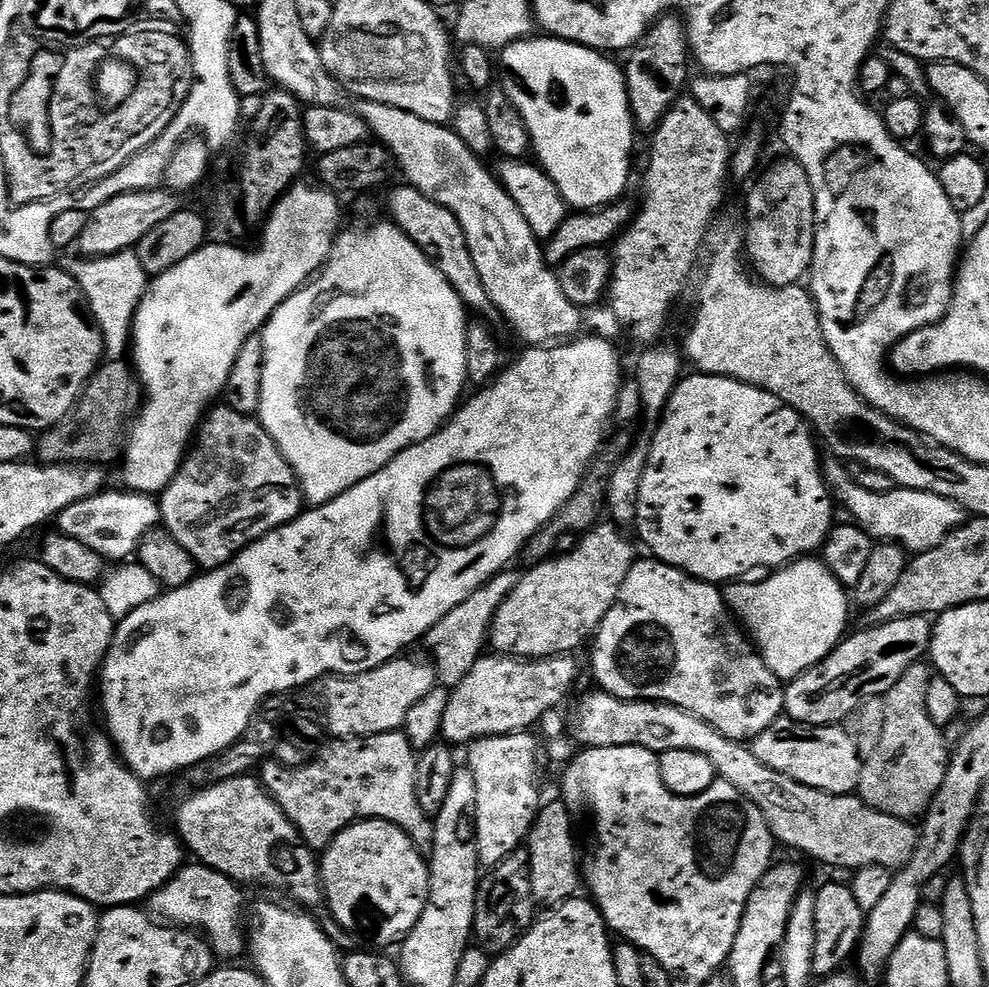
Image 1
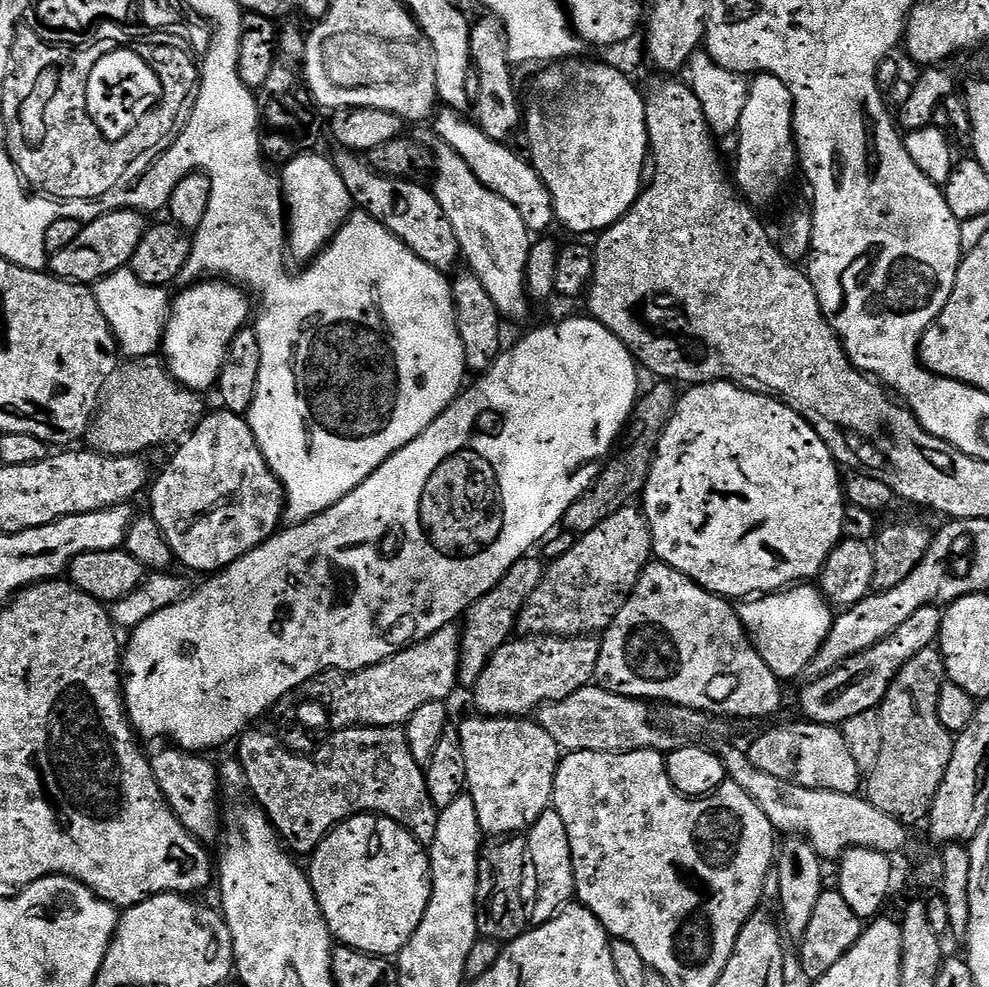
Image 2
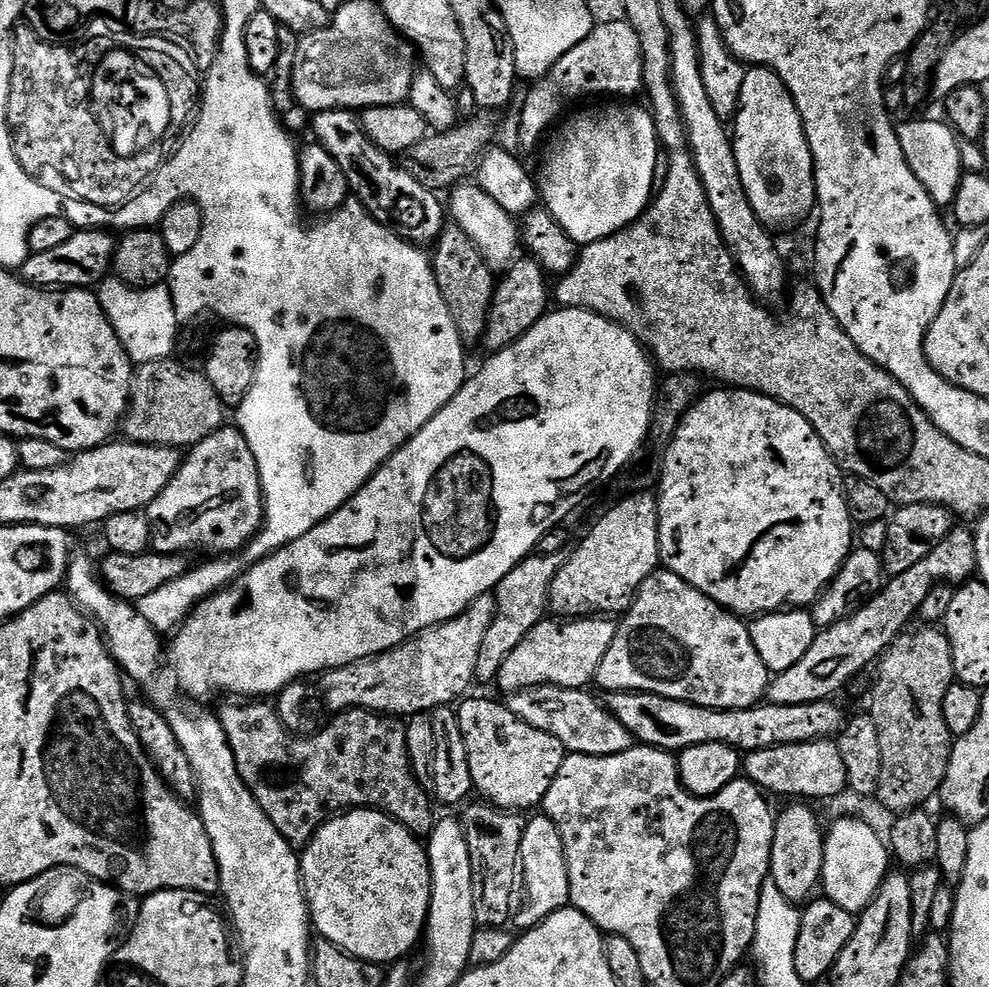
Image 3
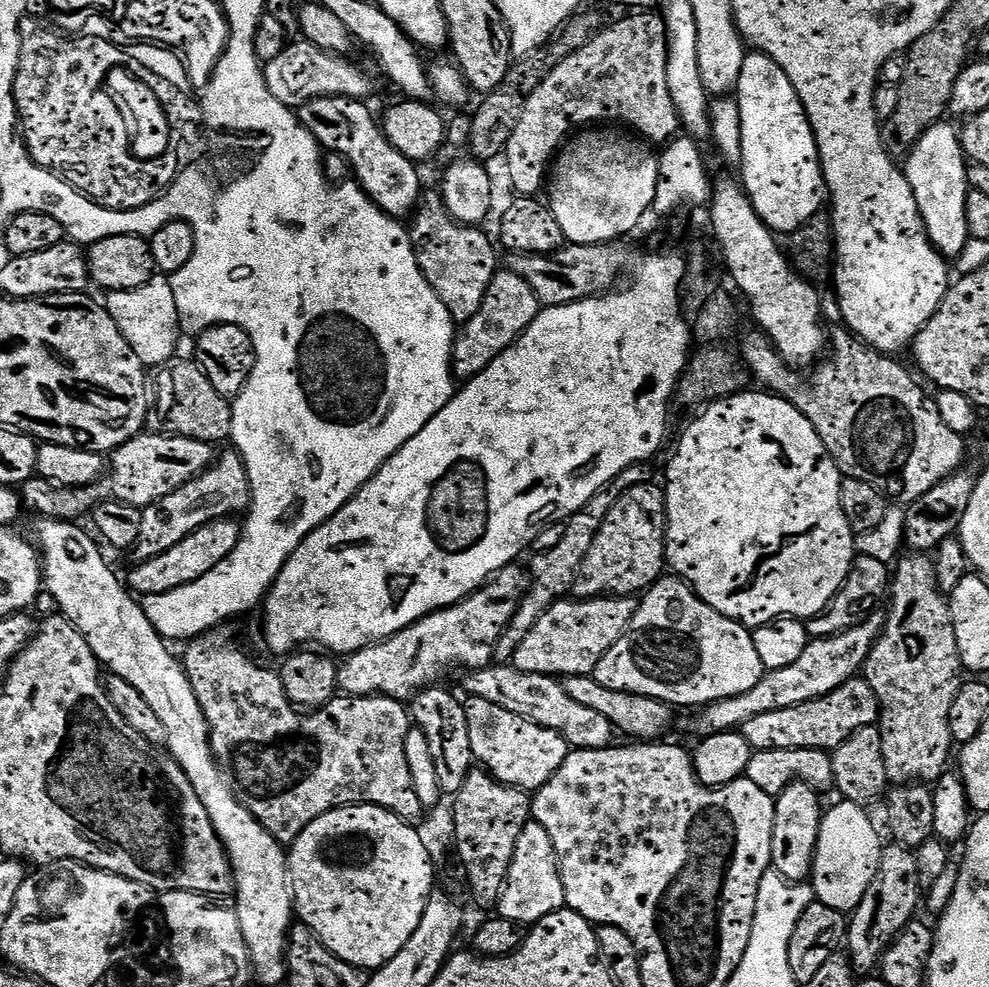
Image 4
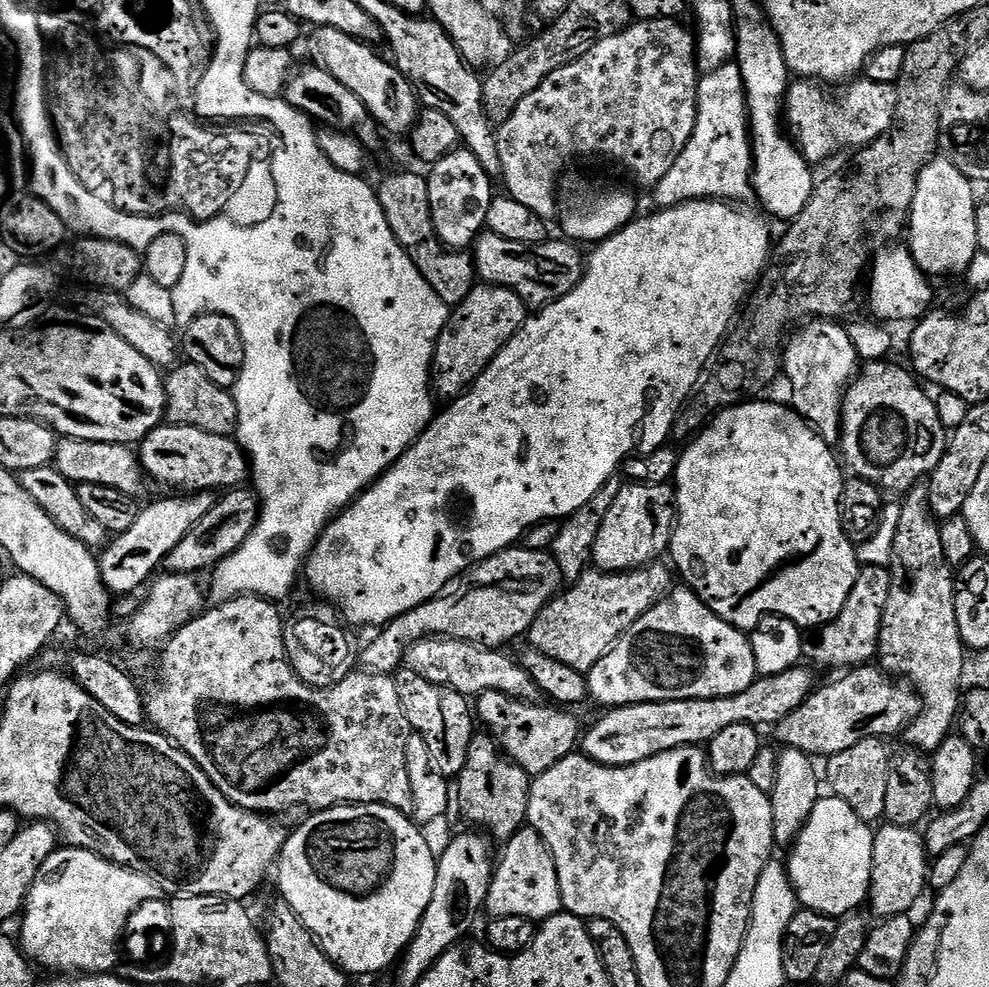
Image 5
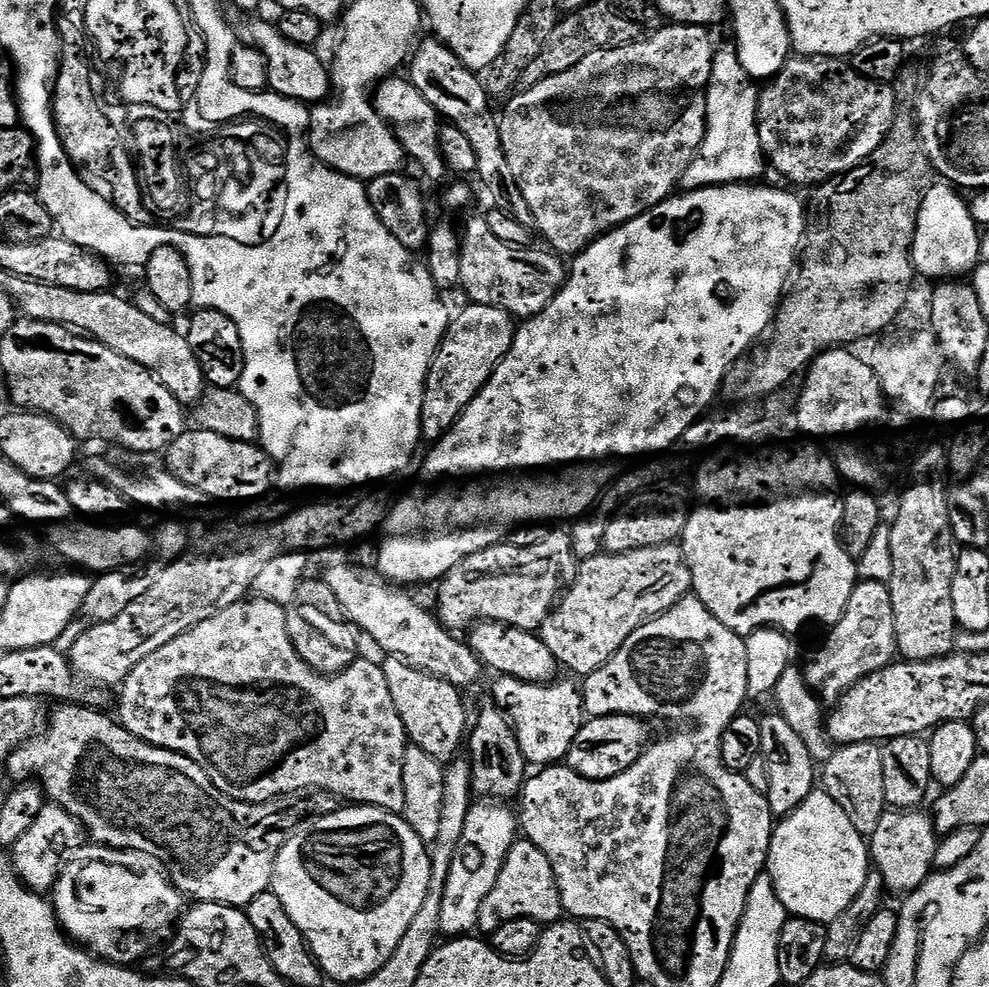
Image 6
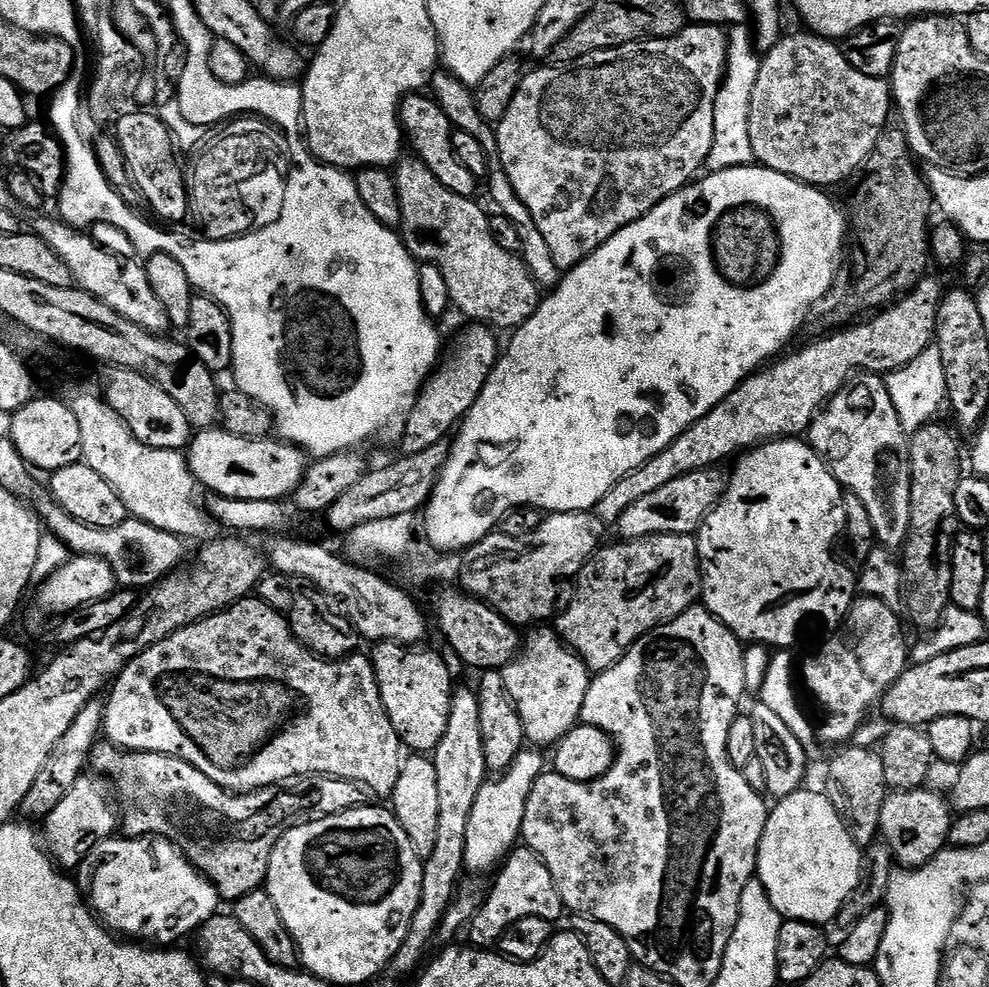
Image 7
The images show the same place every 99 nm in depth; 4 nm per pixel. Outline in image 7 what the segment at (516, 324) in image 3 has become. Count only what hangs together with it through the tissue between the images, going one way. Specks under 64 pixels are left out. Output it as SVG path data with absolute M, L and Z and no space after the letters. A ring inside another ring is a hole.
M474 322L467 326L458 340L454 358L448 364L441 363L424 381L416 403L403 417L404 433L400 436L399 450L403 455L422 454L422 450L430 450L430 446L445 443L457 431L474 402L478 402L478 394L482 394L493 366L499 360L497 333L485 324Z

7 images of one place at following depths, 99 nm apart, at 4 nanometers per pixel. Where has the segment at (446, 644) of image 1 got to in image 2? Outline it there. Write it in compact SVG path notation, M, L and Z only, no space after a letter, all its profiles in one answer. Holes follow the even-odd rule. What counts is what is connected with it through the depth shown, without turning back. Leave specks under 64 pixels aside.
M529 554L514 562L508 573L486 595L475 600L463 617L462 639L458 644L458 680L468 690L475 689L478 678L482 678L482 670L486 670L496 651L513 639L520 611L526 606L530 594L534 594L534 590L538 590L538 586L544 581L545 561L540 558L535 560L534 557L535 555Z

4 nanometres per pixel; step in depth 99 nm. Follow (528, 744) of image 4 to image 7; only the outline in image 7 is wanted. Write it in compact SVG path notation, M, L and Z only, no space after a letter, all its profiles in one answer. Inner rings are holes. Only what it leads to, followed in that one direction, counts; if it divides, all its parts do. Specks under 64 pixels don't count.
M544 626L536 631L540 630L541 632L534 633L529 640L527 637L523 641L520 655L515 660L511 660L502 671L506 690L510 694L512 703L516 706L518 718L522 722L525 741L532 746L544 746L540 744L555 746L566 733L581 723L582 702L586 702L586 690L592 684L592 676L580 655L572 651L551 627Z

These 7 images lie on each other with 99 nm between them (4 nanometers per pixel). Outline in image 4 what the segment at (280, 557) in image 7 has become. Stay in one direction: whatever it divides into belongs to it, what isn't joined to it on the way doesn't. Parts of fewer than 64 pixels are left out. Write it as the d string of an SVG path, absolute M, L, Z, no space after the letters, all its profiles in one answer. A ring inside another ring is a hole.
M493 663L487 668L478 668L467 673L464 688L469 697L486 698L486 702L494 702L494 706L502 706L502 710L510 710L510 714L518 714L538 726L546 726L558 734L573 749L606 748L613 743L614 729L602 714L589 710L574 702L566 694L563 683L557 677L542 674L526 674L517 668Z

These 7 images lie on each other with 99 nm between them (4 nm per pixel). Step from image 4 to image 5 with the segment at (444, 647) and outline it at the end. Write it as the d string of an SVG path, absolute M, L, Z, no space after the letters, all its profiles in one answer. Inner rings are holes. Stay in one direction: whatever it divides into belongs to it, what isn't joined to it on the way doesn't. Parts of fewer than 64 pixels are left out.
M513 546L469 568L460 583L405 616L399 616L376 634L381 636L374 637L365 646L364 656L362 652L363 667L369 672L395 673L395 668L405 663L406 649L429 634L465 640L493 650L503 649L508 646L504 644L527 633L540 611L561 591L562 577L551 551L535 552Z

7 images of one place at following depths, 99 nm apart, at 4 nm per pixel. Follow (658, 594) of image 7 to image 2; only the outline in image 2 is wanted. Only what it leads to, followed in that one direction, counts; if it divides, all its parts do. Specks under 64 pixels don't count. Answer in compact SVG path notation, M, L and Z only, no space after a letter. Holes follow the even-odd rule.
M592 634L579 636L530 636L503 644L490 658L482 678L478 678L474 695L475 711L482 716L524 718L544 704L570 698L595 681L598 670L600 640Z

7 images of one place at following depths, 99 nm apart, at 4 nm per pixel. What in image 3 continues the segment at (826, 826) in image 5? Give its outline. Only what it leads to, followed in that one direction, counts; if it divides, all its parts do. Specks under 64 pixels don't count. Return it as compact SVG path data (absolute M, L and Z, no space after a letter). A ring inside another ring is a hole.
M840 820L824 837L824 875L822 892L842 910L853 914L864 911L878 894L884 877L889 875L890 849L885 837L879 836L864 820Z

